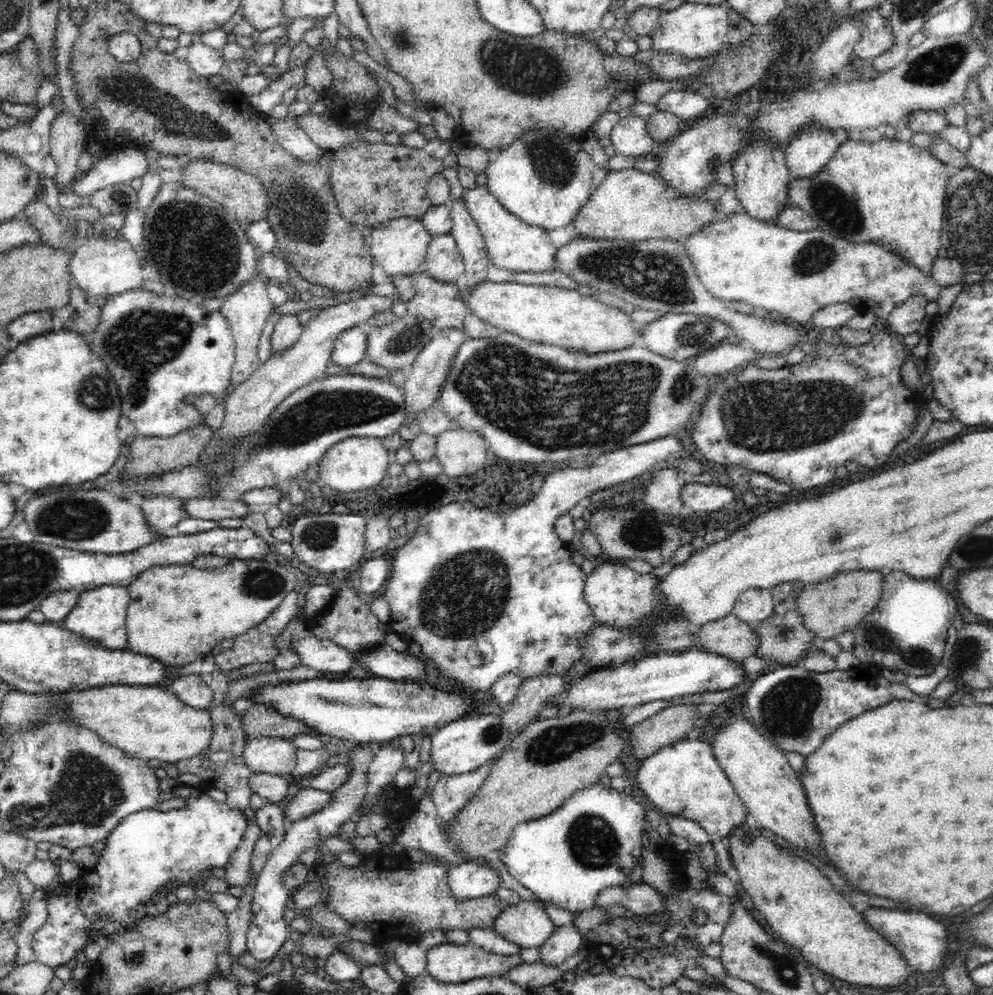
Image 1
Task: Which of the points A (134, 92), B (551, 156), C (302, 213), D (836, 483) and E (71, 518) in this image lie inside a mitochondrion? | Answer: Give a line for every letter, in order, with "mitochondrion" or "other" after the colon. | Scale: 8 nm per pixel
A: mitochondrion
B: mitochondrion
C: mitochondrion
D: other
E: mitochondrion

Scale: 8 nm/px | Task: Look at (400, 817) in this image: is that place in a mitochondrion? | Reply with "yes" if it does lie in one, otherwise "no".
no

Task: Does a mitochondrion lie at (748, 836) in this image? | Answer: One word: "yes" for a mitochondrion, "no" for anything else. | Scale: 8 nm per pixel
no

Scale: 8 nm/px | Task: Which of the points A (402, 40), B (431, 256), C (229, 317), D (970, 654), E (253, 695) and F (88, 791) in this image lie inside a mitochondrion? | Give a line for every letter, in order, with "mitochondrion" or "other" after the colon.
A: mitochondrion
B: other
C: other
D: mitochondrion
E: other
F: mitochondrion

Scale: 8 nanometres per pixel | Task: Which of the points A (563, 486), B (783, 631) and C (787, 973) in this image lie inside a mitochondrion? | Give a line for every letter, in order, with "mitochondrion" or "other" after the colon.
A: other
B: mitochondrion
C: mitochondrion

